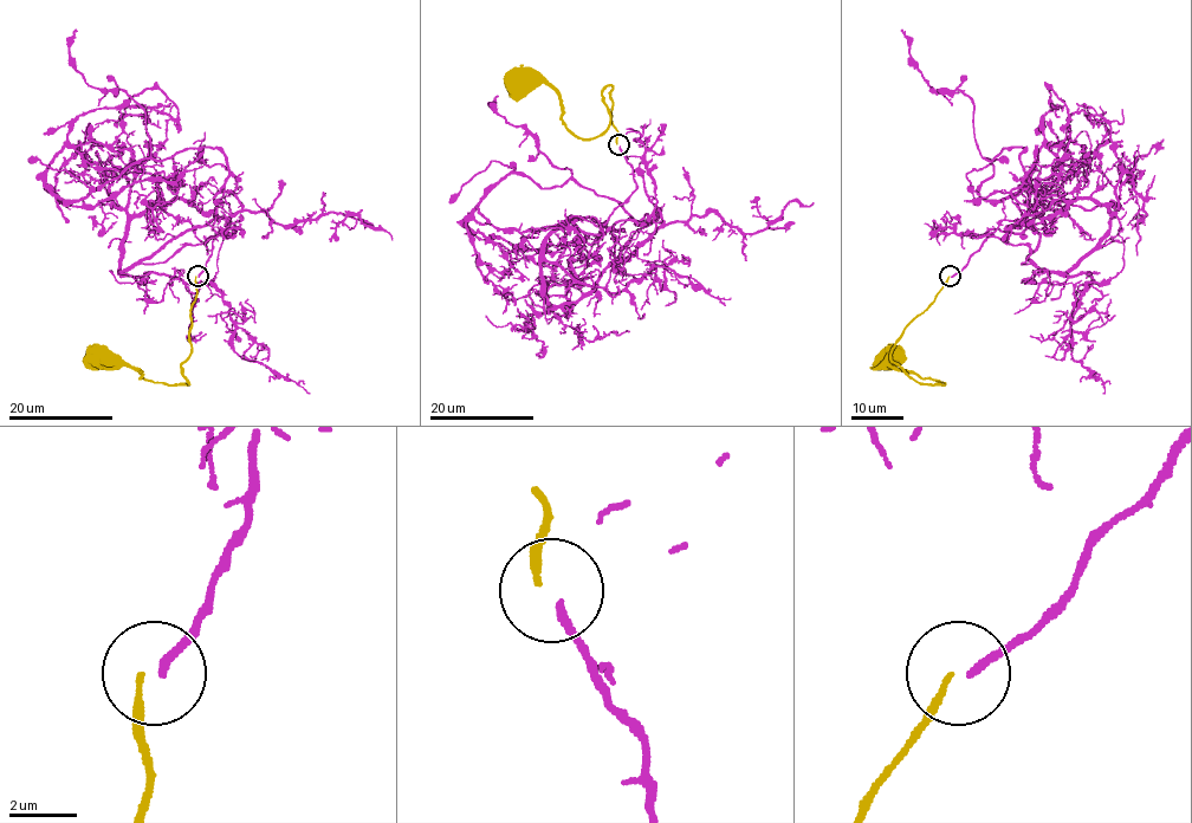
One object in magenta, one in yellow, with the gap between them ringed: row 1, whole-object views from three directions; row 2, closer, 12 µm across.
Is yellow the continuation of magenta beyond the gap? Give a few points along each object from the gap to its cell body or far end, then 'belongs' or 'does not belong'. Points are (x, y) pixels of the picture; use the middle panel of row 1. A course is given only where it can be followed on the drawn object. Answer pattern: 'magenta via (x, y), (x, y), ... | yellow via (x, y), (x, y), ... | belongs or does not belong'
magenta via (620, 146), (636, 189), (548, 238), (549, 312), (548, 266), (466, 222), (514, 299) | yellow via (616, 144), (611, 85), (602, 99), (610, 124), (577, 137), (552, 89), (516, 84) | does not belong

